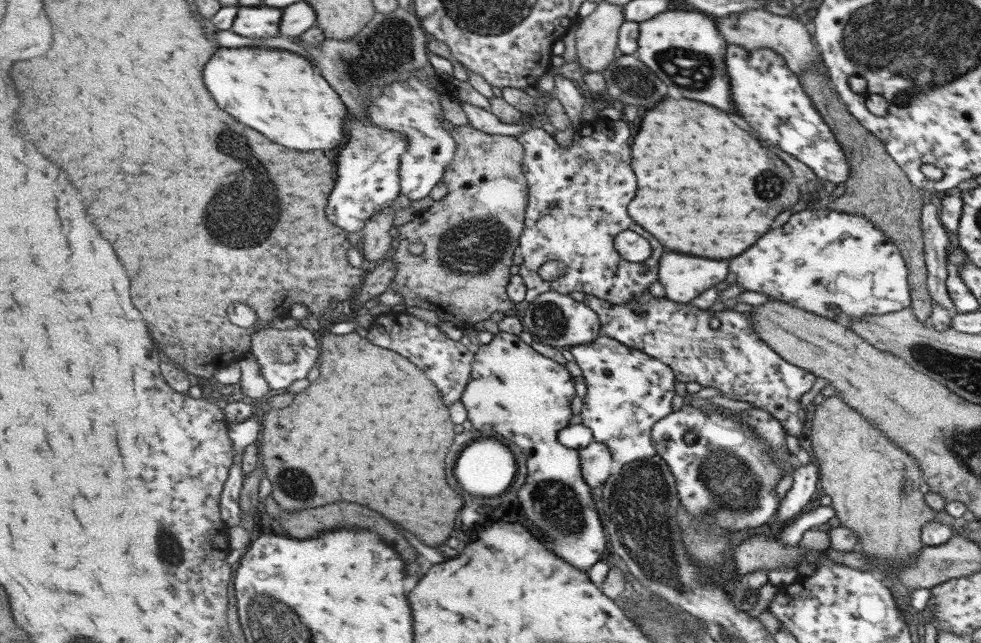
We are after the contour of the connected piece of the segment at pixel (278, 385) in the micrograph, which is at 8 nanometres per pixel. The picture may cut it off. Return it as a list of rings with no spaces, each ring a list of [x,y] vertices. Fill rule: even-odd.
[[[267,326],[255,330],[251,335],[250,353],[257,357],[261,370],[271,390],[286,390],[295,380],[303,380],[309,376],[311,368],[319,365],[321,360],[320,336],[303,327],[279,329]]]

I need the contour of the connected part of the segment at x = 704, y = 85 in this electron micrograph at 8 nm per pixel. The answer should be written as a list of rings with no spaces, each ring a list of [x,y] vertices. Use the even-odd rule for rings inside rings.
[[[671,9],[638,24],[637,48],[633,53],[667,86],[667,96],[689,98],[733,112],[729,78],[725,76],[726,42],[715,30],[715,22],[702,12]]]

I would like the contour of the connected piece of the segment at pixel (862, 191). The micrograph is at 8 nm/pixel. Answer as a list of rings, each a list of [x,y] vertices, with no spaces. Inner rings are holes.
[[[804,70],[798,76],[798,81],[812,102],[813,108],[836,138],[850,169],[848,177],[842,182],[844,193],[840,197],[822,203],[821,207],[847,214],[860,214],[893,241],[906,268],[910,296],[908,307],[919,322],[928,322],[933,302],[926,287],[927,271],[920,227],[920,208],[925,200],[921,197],[919,189],[909,182],[906,174],[886,153],[881,141],[848,113],[840,97],[831,88],[827,73]]]

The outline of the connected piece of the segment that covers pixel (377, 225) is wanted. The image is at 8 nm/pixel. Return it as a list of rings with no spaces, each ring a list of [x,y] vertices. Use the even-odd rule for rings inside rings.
[[[389,207],[381,209],[361,230],[364,238],[362,255],[365,258],[366,267],[376,266],[391,255],[393,240],[389,234],[393,224],[395,224],[395,210]]]

